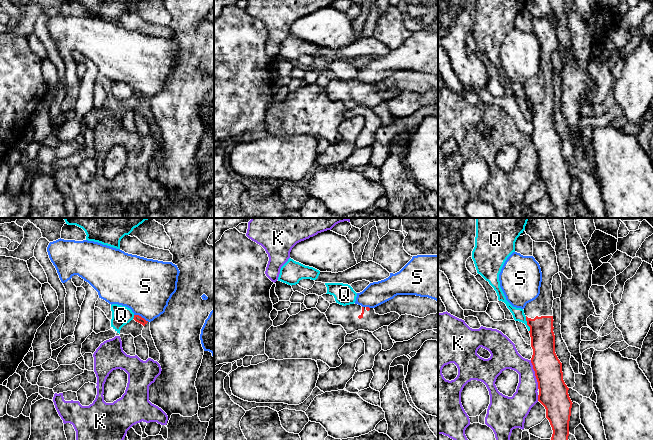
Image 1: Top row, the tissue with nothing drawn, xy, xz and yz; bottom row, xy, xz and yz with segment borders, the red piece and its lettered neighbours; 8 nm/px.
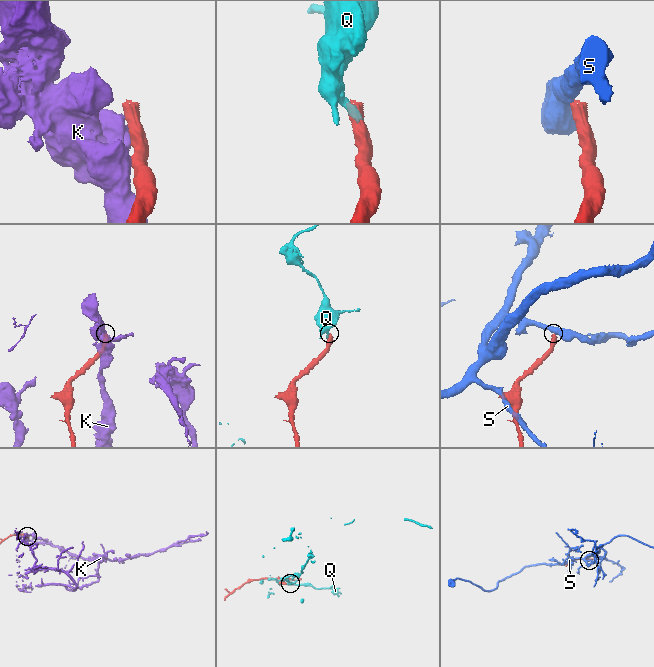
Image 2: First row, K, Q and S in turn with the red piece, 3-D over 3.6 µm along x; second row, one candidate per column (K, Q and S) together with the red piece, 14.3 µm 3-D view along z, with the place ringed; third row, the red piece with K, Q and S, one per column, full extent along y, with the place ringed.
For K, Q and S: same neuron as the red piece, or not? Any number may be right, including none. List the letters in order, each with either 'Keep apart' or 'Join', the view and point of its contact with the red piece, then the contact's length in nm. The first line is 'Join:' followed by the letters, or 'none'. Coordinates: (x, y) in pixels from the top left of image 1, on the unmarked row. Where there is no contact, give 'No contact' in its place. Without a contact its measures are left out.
Join: none
K: Keep apart. Touches red at yz (535, 150). Shared border 240 nm
Q: Keep apart. Touches red at yz (527, 100). Shared border 130 nm
S: Keep apart. Touches red at xy (140, 92). Shared border 130 nm

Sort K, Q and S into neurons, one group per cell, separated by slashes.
K / Q / S

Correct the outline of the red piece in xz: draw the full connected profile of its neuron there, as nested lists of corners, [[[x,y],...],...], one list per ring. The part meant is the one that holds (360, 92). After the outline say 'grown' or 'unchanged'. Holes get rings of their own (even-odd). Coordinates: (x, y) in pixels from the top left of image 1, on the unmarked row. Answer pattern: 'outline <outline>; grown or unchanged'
outline [[[336,78],[330,80],[325,91],[330,100],[341,101],[347,110],[358,106],[374,108],[383,102],[389,102],[400,93],[396,88],[379,91],[374,84],[355,79],[343,82]]]; grown

